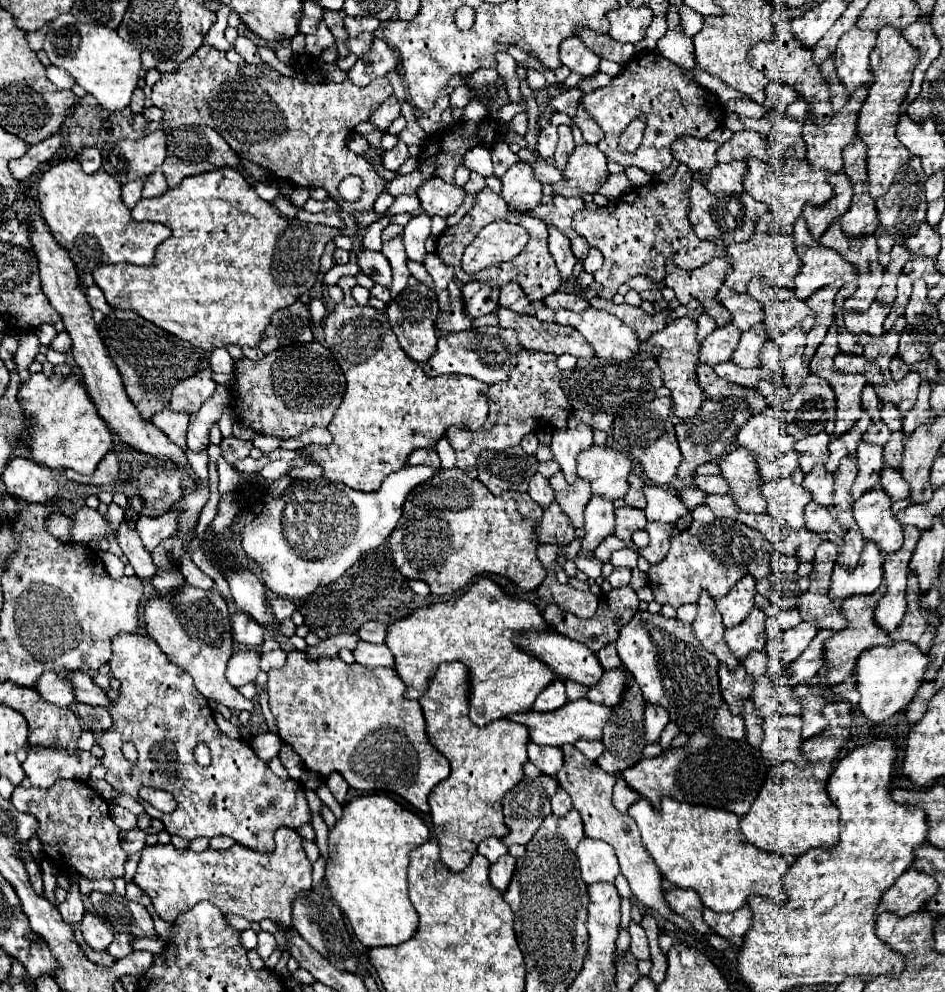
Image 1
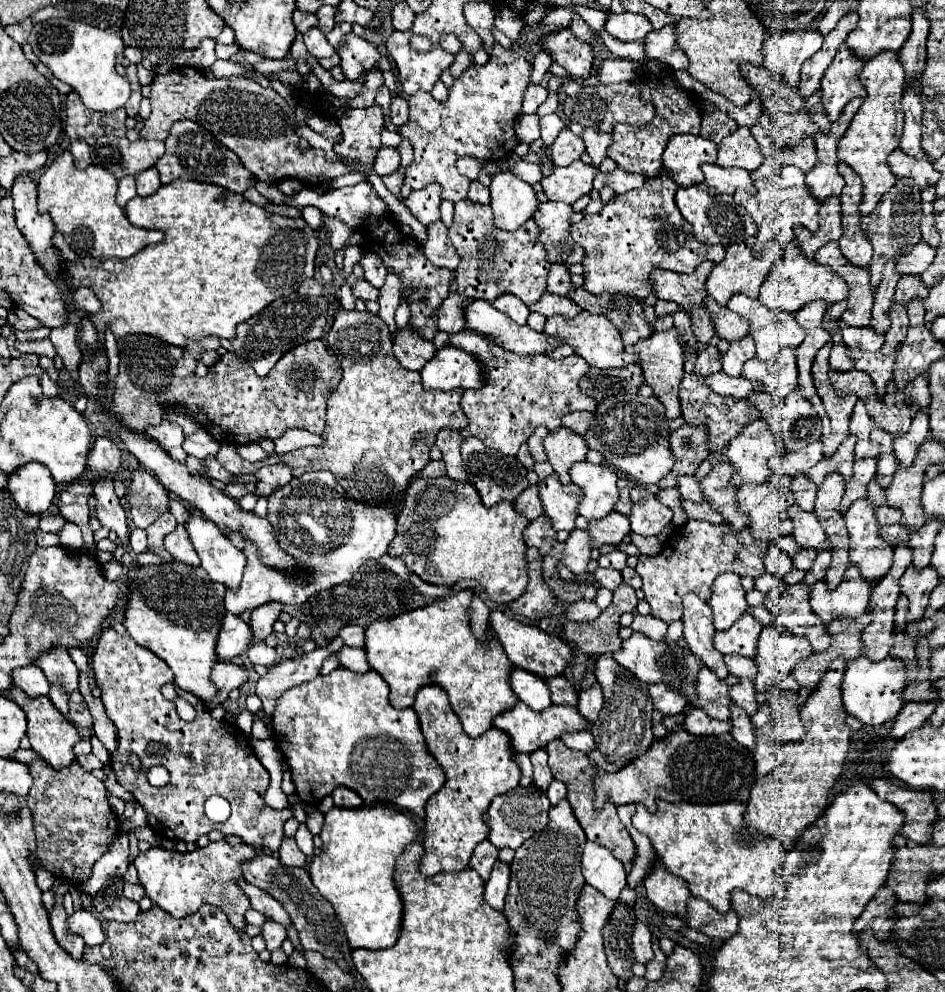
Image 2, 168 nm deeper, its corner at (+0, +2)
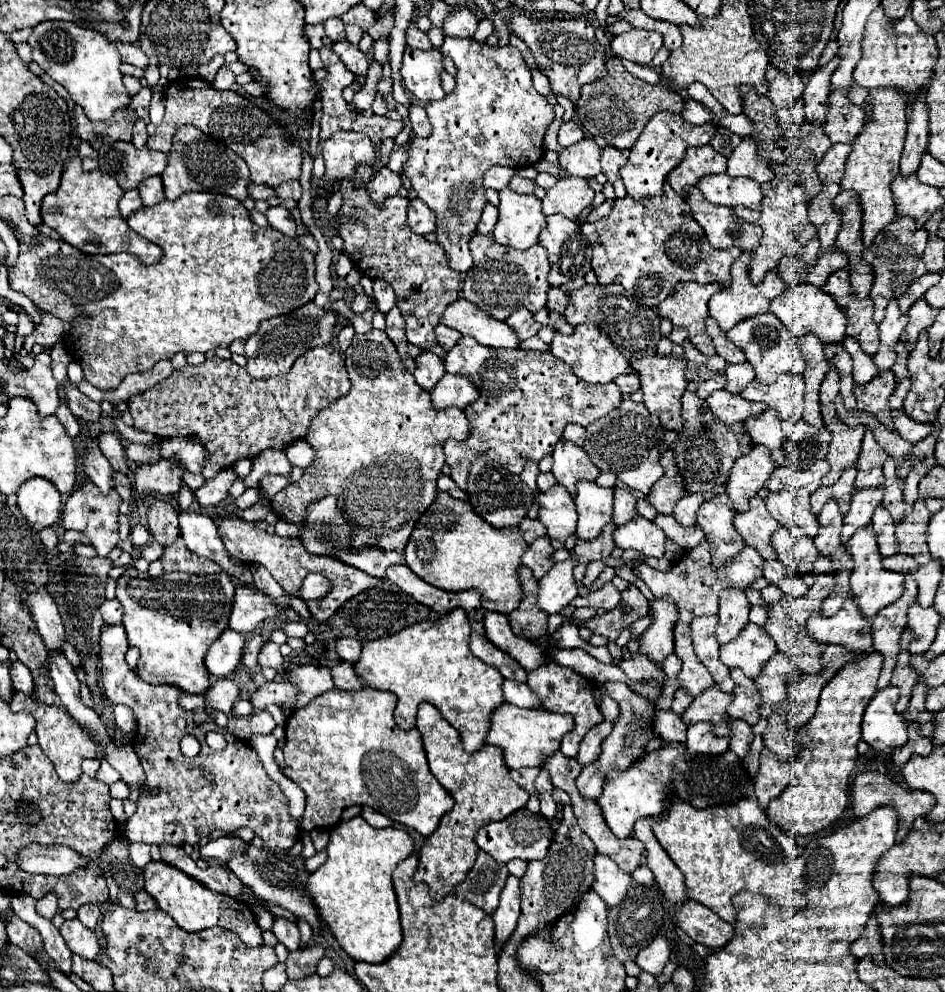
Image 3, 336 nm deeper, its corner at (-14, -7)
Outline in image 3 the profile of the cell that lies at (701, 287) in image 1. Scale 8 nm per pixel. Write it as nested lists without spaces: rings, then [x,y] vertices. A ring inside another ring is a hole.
[[[679,282],[673,292],[657,306],[659,316],[669,318],[675,328],[685,328],[687,338],[705,356],[715,356],[711,338],[705,334],[705,320],[709,316],[707,302],[719,290],[721,286],[715,282],[707,286],[697,282]]]

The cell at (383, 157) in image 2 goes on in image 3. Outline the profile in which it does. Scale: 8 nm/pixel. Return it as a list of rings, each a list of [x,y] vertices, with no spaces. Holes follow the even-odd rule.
[[[381,168],[377,172],[377,176],[369,182],[369,194],[371,194],[373,202],[379,206],[383,204],[385,198],[395,196],[399,192],[399,188],[401,188],[401,176],[391,172],[389,168]]]

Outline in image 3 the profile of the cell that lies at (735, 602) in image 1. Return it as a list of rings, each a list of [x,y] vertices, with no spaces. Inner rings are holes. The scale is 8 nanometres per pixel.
[[[725,588],[719,592],[719,624],[715,628],[715,638],[719,644],[727,644],[739,636],[739,632],[749,622],[749,608],[743,590]]]

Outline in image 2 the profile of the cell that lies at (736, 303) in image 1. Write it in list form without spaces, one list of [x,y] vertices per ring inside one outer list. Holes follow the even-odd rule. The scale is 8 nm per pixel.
[[[711,295],[705,297],[705,305],[715,321],[715,329],[721,339],[733,341],[749,333],[749,323],[745,323],[745,319],[741,319],[741,315],[737,315],[735,311],[729,311],[729,307],[721,307]]]

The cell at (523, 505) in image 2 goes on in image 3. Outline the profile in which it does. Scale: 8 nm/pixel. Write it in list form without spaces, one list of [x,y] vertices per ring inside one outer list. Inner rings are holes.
[[[523,518],[523,520],[521,520],[521,524],[519,524],[519,528],[521,528],[523,538],[525,538],[525,542],[527,542],[527,544],[533,544],[533,540],[535,540],[535,538],[545,536],[545,528],[543,528],[543,524],[541,524],[539,520]]]

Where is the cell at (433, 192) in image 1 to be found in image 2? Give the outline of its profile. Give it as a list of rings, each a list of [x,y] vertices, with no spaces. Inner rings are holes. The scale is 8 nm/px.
[[[429,183],[427,187],[423,187],[419,191],[411,191],[411,195],[403,203],[423,225],[431,225],[431,223],[441,221],[441,213],[439,213],[441,201],[443,201],[441,185]]]

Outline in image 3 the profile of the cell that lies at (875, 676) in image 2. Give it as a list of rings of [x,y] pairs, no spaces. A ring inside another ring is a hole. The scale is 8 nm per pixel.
[[[887,686],[885,690],[877,690],[873,700],[867,704],[863,722],[861,722],[861,740],[867,742],[877,752],[889,752],[893,748],[899,748],[907,744],[907,724],[905,720],[895,712],[895,702],[899,698],[899,688]]]

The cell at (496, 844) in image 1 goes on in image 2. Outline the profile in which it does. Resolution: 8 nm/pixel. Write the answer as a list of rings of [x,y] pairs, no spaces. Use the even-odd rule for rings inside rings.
[[[485,839],[475,847],[469,867],[473,867],[483,879],[487,879],[491,875],[495,861],[497,861],[497,853],[499,853],[499,849],[493,847],[493,843],[489,843],[489,839]]]

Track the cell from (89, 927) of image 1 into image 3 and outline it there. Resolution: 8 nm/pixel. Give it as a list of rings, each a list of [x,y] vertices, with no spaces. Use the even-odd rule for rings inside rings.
[[[77,918],[75,920],[67,920],[61,928],[59,928],[65,944],[69,946],[69,950],[85,960],[95,960],[101,952],[99,946],[99,938],[95,936],[93,930],[87,930]]]

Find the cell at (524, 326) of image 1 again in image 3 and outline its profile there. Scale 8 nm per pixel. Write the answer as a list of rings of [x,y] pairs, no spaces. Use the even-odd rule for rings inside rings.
[[[459,298],[445,308],[441,324],[455,328],[461,334],[473,336],[479,344],[491,348],[519,348],[515,332],[505,322],[491,318],[487,312],[465,298]]]

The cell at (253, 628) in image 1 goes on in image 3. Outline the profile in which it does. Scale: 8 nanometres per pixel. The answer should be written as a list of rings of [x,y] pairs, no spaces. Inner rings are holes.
[[[227,628],[223,636],[219,636],[207,650],[205,656],[207,672],[217,678],[227,678],[241,662],[243,646],[245,646],[245,638],[239,632]]]

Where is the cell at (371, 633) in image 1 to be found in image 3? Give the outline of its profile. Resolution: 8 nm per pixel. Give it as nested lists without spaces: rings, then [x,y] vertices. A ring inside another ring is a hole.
[[[339,638],[335,650],[337,650],[341,660],[355,662],[359,658],[359,654],[361,654],[361,642],[357,642],[355,638]]]

